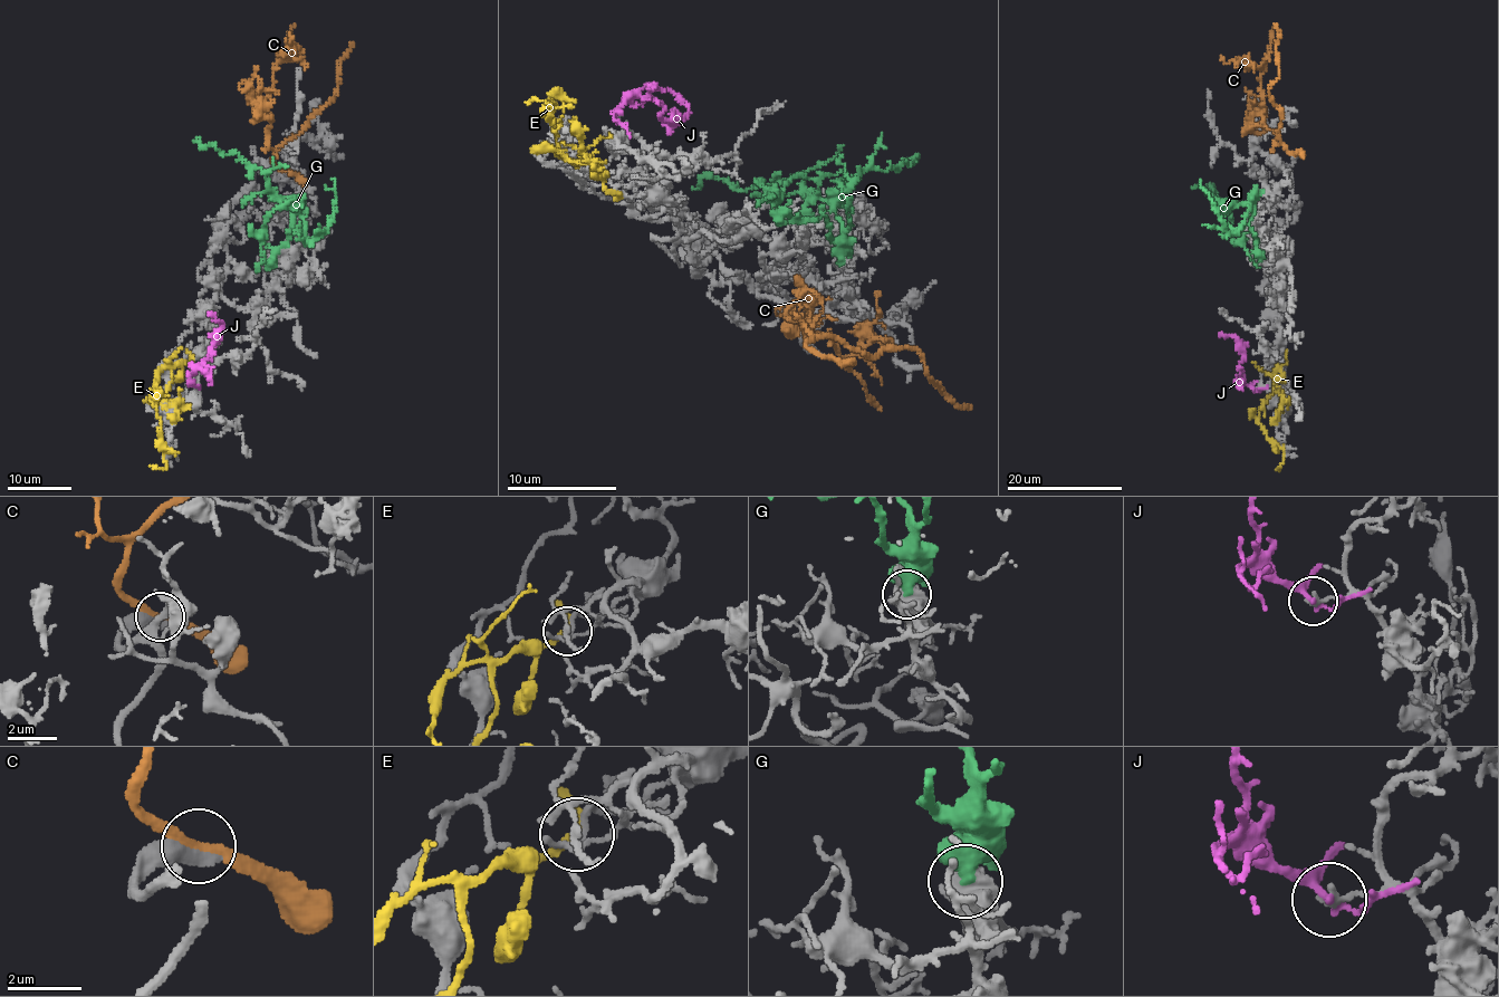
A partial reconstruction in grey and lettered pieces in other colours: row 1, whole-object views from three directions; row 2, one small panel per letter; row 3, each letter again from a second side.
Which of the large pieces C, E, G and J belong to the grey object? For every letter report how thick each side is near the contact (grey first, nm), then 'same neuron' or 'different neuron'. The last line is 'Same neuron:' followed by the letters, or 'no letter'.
C: 420/240 nm | same neuron
E: 110/220 nm | different neuron
G: 800/600 nm | different neuron
J: 200/180 nm | different neuron
Same neuron: C

